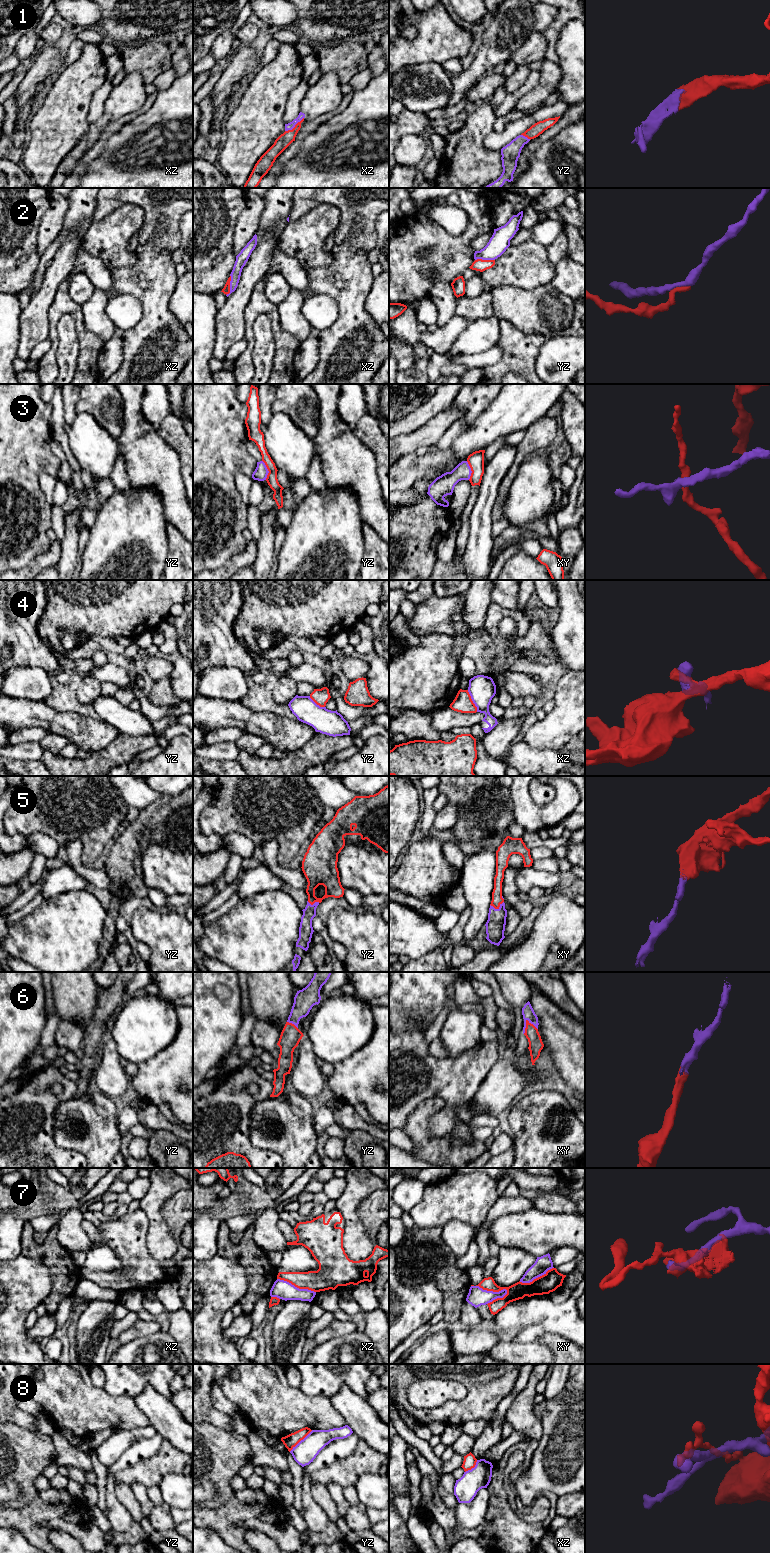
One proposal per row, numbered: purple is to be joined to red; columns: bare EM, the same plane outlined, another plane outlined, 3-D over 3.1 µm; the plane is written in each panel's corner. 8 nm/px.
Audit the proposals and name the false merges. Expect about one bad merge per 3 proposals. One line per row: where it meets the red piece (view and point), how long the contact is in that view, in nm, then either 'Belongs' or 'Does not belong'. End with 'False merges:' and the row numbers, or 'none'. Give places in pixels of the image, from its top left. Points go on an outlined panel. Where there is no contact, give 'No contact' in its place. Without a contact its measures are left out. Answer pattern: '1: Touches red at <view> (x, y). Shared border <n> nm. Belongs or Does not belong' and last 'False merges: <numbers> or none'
1: Touches red at xz (295, 126). Shared border 190 nm. Belongs
2: Touches red at xz (229, 285). Shared border 170 nm. Does not belong
3: Touches red at yz (268, 470). Shared border 160 nm. Does not belong
4: Touches red at xz (472, 701). Shared border 190 nm. Does not belong
5: Touches red at xy (497, 908). Shared border 120 nm. Belongs
6: Touches red at xy (530, 1023). Shared border 130 nm. Belongs
7: Touches red at xy (493, 1291). Shared border 260 nm. Does not belong
8: Touches red at yz (300, 1440). Shared border 260 nm. Does not belong
False merges: 2, 3, 4, 7, 8

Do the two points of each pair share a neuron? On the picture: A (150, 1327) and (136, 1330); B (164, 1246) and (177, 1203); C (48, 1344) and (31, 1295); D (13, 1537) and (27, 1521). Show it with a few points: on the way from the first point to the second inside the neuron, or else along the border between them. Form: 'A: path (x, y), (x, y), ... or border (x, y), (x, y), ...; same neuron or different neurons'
A: path (147, 1327), (139, 1329); same neuron
B: border (165, 1201), (161, 1209), (161, 1215), (168, 1225); different neurons
C: border (41, 1344), (41, 1349), (44, 1353); different neurons
D: border (10, 1527), (16, 1528), (29, 1542); different neurons

